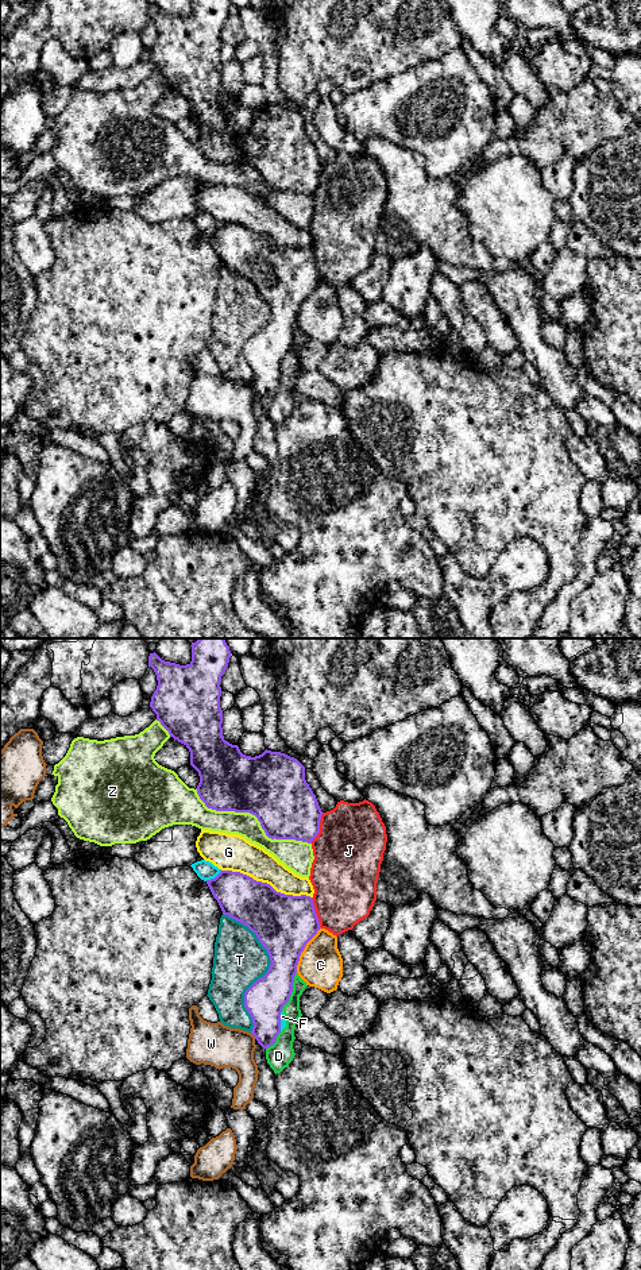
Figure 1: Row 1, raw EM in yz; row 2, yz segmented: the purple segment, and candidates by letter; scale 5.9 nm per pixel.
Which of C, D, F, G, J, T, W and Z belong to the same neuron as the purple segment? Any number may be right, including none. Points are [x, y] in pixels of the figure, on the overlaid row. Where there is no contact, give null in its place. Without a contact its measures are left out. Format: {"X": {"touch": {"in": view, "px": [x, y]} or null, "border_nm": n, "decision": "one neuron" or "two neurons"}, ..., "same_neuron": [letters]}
{"C": {"touch": {"in": "yz", "px": [302, 950]}, "border_nm": 300, "decision": "two neurons"}, "D": {"touch": {"in": "yz", "px": [292, 991]}, "border_nm": 240, "decision": "two neurons"}, "F": {"touch": {"in": "yz", "px": [215, 877]}, "border_nm": 120, "decision": "two neurons"}, "G": {"touch": {"in": "yz", "px": [266, 883]}, "border_nm": 550, "decision": "two neurons"}, "J": {"touch": {"in": "yz", "px": [319, 827]}, "border_nm": 200, "decision": "two neurons"}, "T": {"touch": {"in": "yz", "px": [269, 968]}, "border_nm": 750, "decision": "two neurons"}, "W": {"touch": {"in": "yz", "px": [253, 1034]}, "border_nm": 50, "decision": "two neurons"}, "Z": {"touch": {"in": "yz", "px": [254, 814]}, "border_nm": 750, "decision": "two neurons"}, "same_neuron": []}

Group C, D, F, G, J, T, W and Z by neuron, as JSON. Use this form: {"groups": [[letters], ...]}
{"groups": [["C"], ["D", "F"], ["G"], ["J"], ["T"], ["W"], ["Z"]]}

